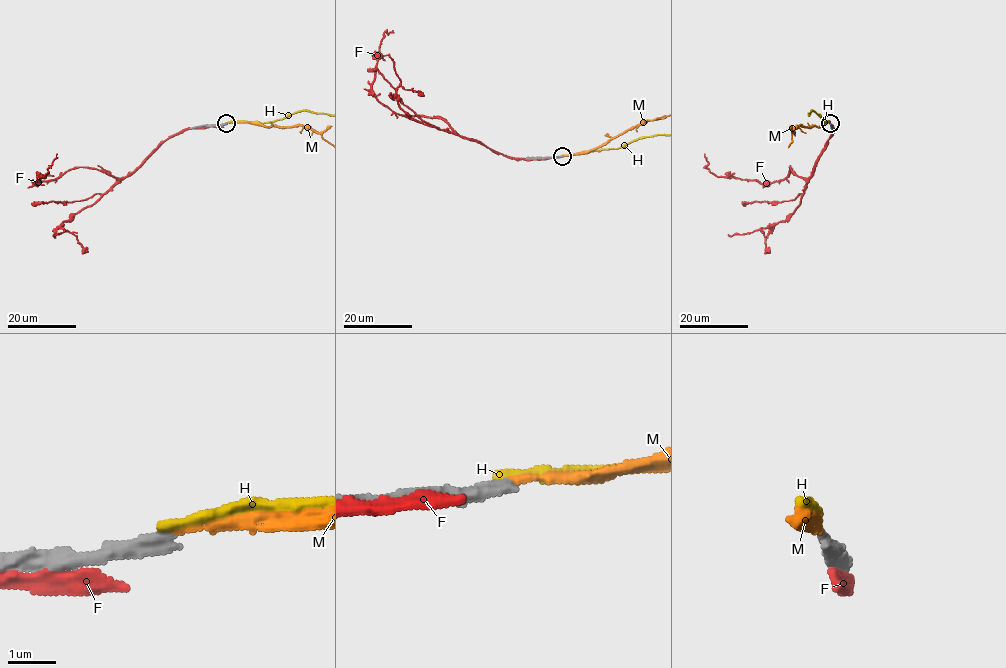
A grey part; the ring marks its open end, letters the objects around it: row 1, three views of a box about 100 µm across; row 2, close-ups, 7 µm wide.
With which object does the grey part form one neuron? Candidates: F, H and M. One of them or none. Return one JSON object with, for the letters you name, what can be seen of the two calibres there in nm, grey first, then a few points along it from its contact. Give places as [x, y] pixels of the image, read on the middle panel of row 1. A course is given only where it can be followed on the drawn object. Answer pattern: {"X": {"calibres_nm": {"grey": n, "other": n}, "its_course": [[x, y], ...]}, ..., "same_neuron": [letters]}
{"M": {"calibres_nm": {"grey": 300, "other": 130}}, "same_neuron": ["M"]}

